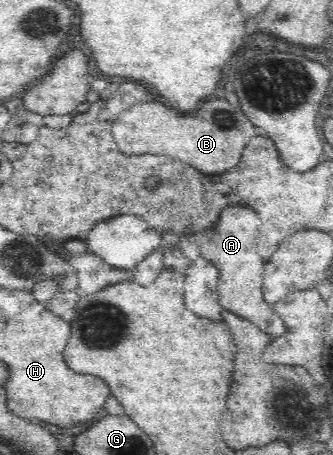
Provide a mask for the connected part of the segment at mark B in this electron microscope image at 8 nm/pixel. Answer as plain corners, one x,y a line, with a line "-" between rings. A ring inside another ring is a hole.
151,99
132,105
118,117
112,133
123,153
173,157
207,175
236,167
249,140
263,135
263,130
253,125
241,109
223,99
206,100
191,112
181,112

